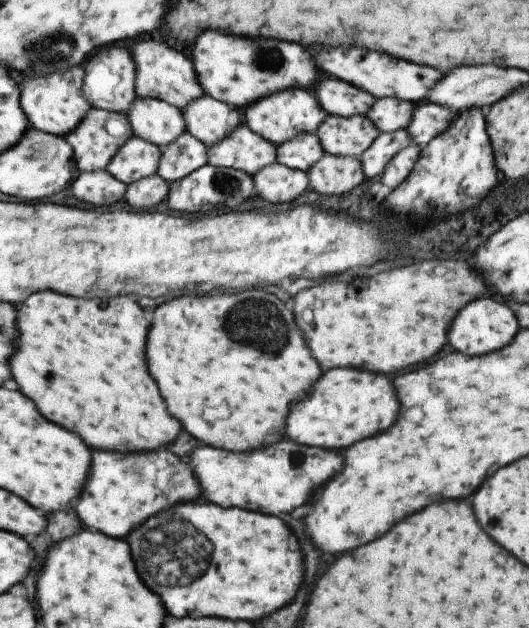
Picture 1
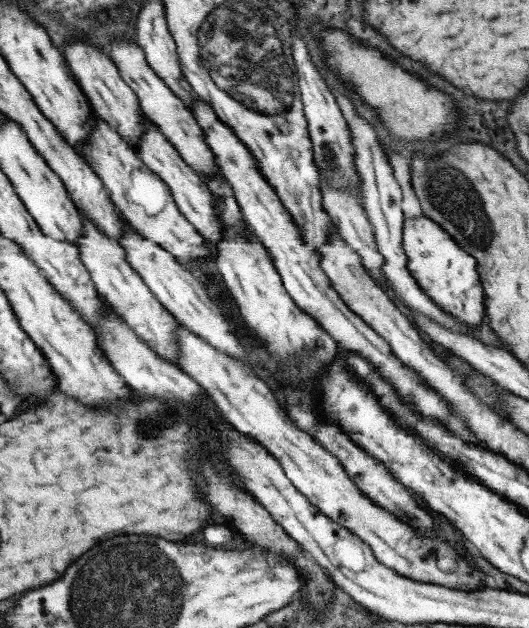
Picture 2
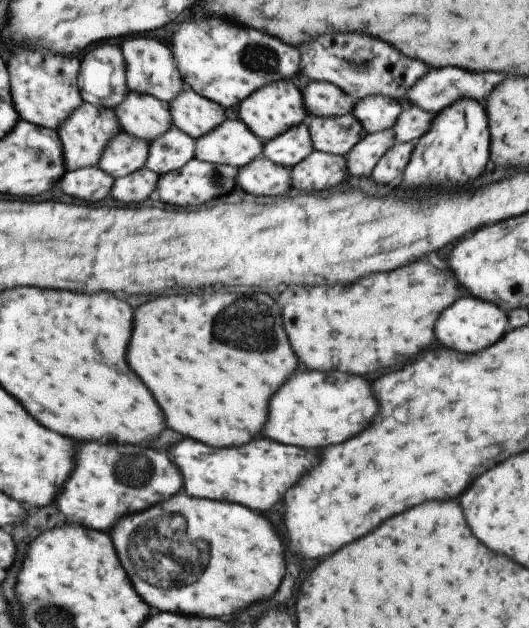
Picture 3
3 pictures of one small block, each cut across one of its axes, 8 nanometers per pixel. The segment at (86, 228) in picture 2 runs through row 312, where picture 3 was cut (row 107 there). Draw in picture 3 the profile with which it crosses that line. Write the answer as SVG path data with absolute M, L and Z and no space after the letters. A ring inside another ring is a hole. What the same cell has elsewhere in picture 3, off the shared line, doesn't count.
M127 91L113 110L121 132L148 143L173 126L168 102L148 94Z

